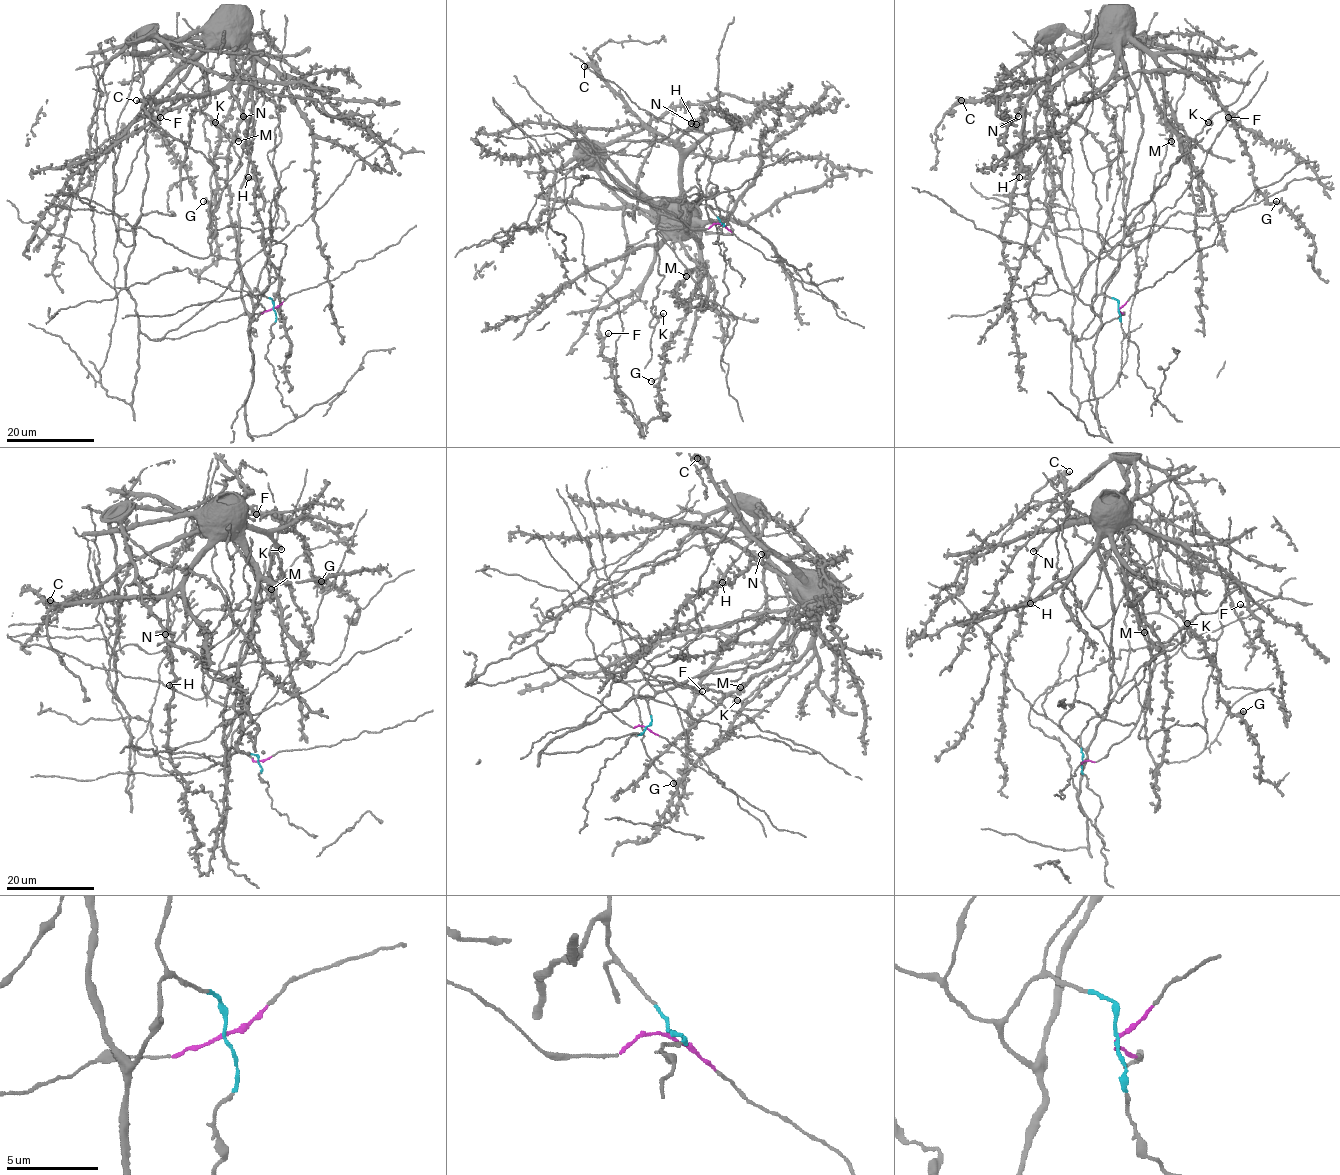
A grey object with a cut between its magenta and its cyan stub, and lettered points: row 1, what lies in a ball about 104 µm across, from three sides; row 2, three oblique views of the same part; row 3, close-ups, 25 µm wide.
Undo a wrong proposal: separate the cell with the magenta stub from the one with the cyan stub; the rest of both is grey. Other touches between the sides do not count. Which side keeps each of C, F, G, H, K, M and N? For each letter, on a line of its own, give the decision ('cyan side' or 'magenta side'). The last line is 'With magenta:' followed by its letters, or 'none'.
C: cyan side
F: cyan side
G: cyan side
H: cyan side
K: cyan side
M: cyan side
N: cyan side
With magenta: none

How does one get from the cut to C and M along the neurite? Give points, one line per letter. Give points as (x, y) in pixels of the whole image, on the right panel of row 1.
C: (1119, 308), (1099, 295), (1091, 309), (1119, 267), (1142, 133), (1120, 56), (1084, 47), (1033, 91), (962, 100)
M: (1119, 308), (1099, 295), (1091, 306), (1099, 315), (1119, 267), (1142, 133), (1126, 42), (1158, 69), (1172, 141)

